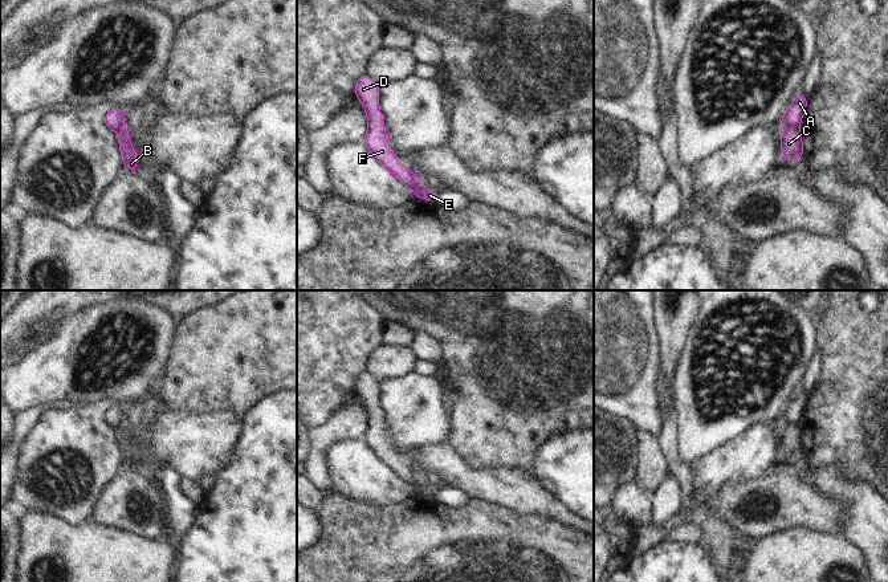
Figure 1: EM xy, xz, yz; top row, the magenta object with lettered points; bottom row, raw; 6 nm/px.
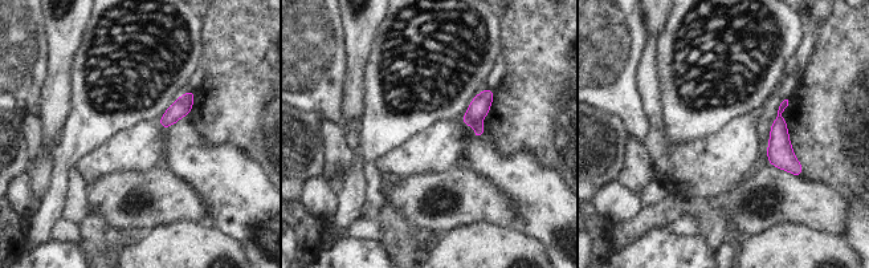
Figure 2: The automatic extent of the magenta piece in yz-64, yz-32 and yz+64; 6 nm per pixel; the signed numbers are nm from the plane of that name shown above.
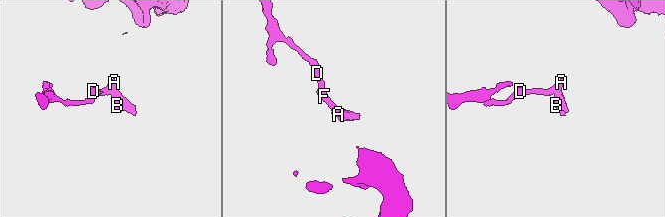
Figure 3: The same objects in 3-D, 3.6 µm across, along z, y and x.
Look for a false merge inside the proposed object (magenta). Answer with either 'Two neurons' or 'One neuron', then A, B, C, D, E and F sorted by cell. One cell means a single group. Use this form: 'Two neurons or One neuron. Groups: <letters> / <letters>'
Two neurons. Groups: A D F / B C E

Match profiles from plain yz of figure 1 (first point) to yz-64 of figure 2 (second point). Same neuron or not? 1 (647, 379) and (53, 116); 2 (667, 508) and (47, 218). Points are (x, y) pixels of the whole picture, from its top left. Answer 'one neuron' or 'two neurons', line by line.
1: two neurons
2: one neuron

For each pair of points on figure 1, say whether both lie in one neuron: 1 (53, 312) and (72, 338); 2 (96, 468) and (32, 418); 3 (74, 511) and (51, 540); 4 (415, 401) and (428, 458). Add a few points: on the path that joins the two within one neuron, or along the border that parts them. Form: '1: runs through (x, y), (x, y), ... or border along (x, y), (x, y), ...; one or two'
1: border along (86, 305), (65, 316), (53, 328); two
2: border along (64, 407), (47, 408), (19, 448); two
3: border along (35, 512), (53, 515), (72, 524), (89, 520); two
4: border along (447, 442), (423, 446), (414, 468); two

